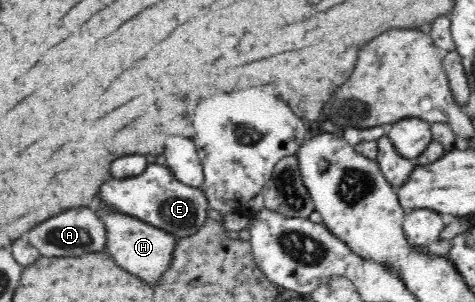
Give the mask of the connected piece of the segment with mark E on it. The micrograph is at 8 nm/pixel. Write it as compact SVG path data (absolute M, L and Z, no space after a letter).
M150 162L150 168L140 176L126 180L112 178L100 188L100 194L112 210L136 217L178 239L196 234L208 219L209 204L203 190L180 182L166 165L156 162Z

